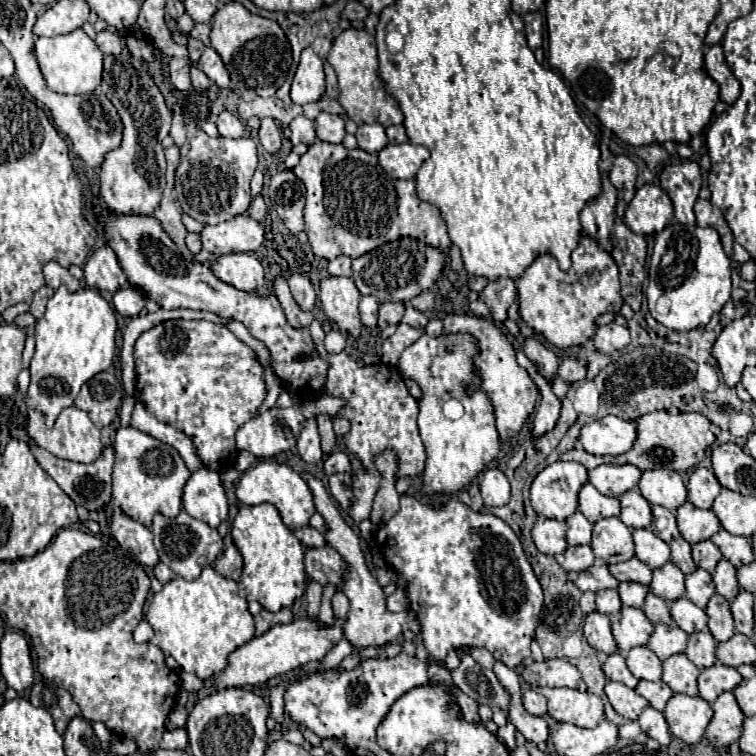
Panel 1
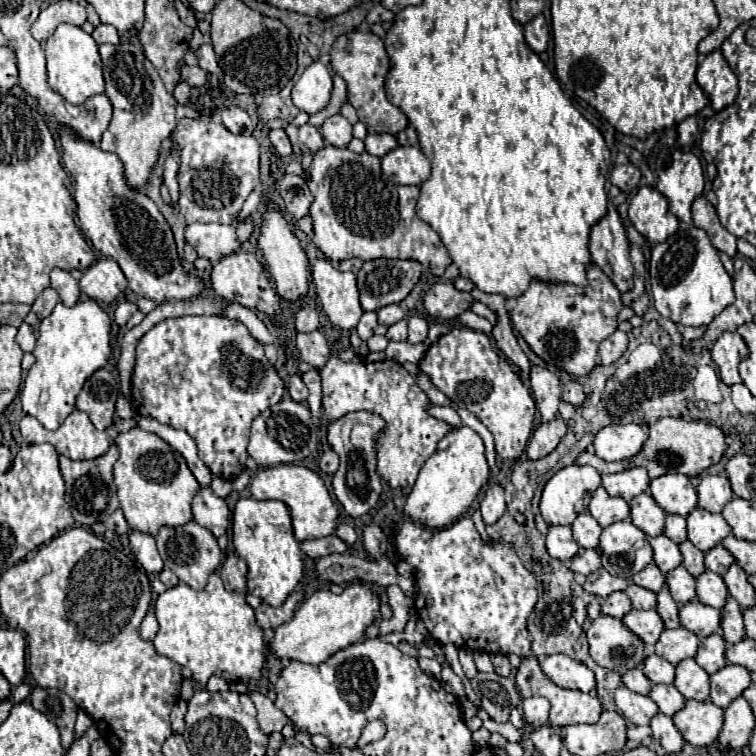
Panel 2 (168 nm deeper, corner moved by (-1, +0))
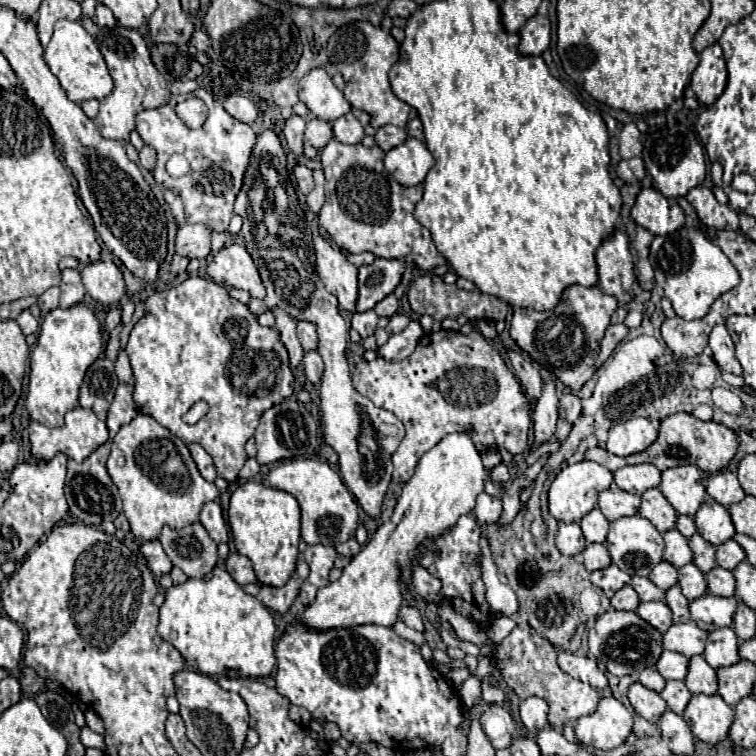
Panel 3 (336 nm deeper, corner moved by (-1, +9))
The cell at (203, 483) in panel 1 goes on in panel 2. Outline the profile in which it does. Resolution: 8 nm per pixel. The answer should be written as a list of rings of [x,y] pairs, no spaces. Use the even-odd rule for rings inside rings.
[[[201,488],[193,498],[193,520],[213,532],[215,538],[225,534],[229,524],[227,502],[213,494],[211,488]]]

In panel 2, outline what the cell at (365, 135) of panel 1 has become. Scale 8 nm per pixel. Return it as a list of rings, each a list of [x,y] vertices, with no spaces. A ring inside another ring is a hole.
[[[367,134],[365,138],[365,150],[379,158],[385,156],[395,146],[397,146],[397,140],[393,134]]]

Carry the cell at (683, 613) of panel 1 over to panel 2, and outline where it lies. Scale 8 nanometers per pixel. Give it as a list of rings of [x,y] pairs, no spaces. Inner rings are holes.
[[[695,598],[679,608],[679,620],[683,628],[691,630],[693,634],[697,634],[699,640],[703,640],[719,630],[721,614],[715,608],[705,606]]]

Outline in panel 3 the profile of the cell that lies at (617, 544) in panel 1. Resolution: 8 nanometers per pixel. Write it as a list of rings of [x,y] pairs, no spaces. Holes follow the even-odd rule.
[[[633,515],[633,517],[621,517],[617,521],[611,523],[611,529],[609,529],[609,535],[607,535],[607,541],[605,541],[609,553],[611,553],[611,559],[613,563],[629,573],[629,575],[641,575],[641,577],[647,577],[651,573],[651,569],[663,561],[663,547],[665,547],[665,541],[663,541],[663,535],[655,529],[655,525],[639,515]]]

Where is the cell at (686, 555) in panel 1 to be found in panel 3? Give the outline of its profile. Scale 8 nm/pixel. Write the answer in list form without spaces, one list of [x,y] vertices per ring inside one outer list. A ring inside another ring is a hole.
[[[695,533],[691,539],[689,539],[689,547],[693,551],[693,563],[703,571],[703,573],[709,573],[717,563],[715,563],[715,547],[705,541],[699,533]]]

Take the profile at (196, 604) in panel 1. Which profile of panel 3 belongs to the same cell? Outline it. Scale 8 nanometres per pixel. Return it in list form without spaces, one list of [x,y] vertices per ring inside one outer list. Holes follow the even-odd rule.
[[[215,567],[213,579],[187,579],[181,585],[175,585],[167,591],[167,599],[161,605],[161,623],[159,633],[165,641],[169,641],[185,659],[187,669],[201,671],[209,677],[221,675],[221,677],[267,677],[275,669],[277,661],[273,657],[273,645],[275,645],[275,625],[269,609],[255,599],[253,595],[245,593],[225,569]]]

